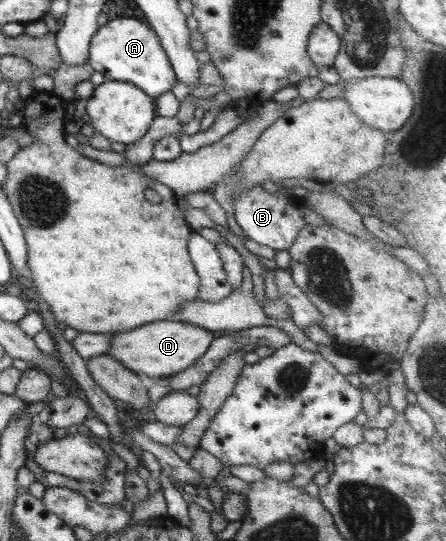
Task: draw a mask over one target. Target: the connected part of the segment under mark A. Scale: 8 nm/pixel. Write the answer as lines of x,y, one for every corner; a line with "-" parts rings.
115,17
98,26
95,34
91,36
88,64
94,72
103,75
104,79
129,82
146,96
153,98
170,92
177,82
157,35
149,25
133,17

